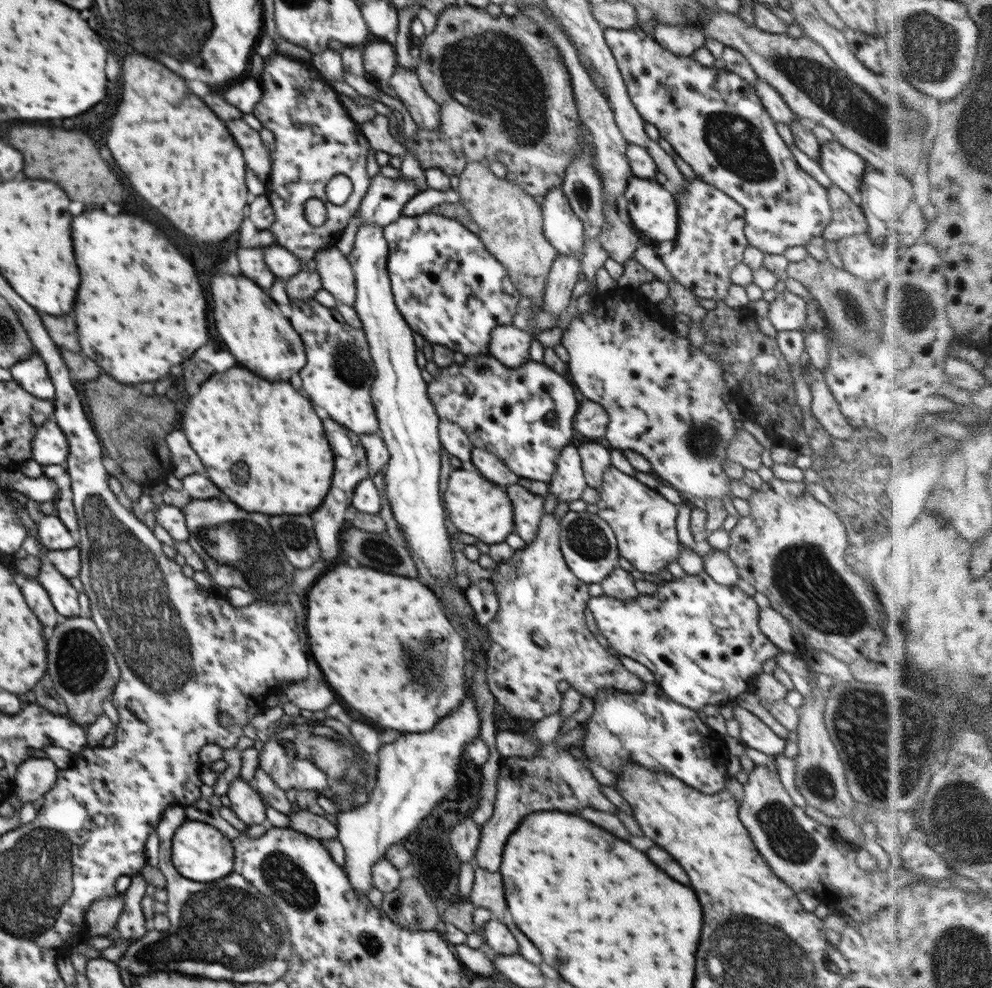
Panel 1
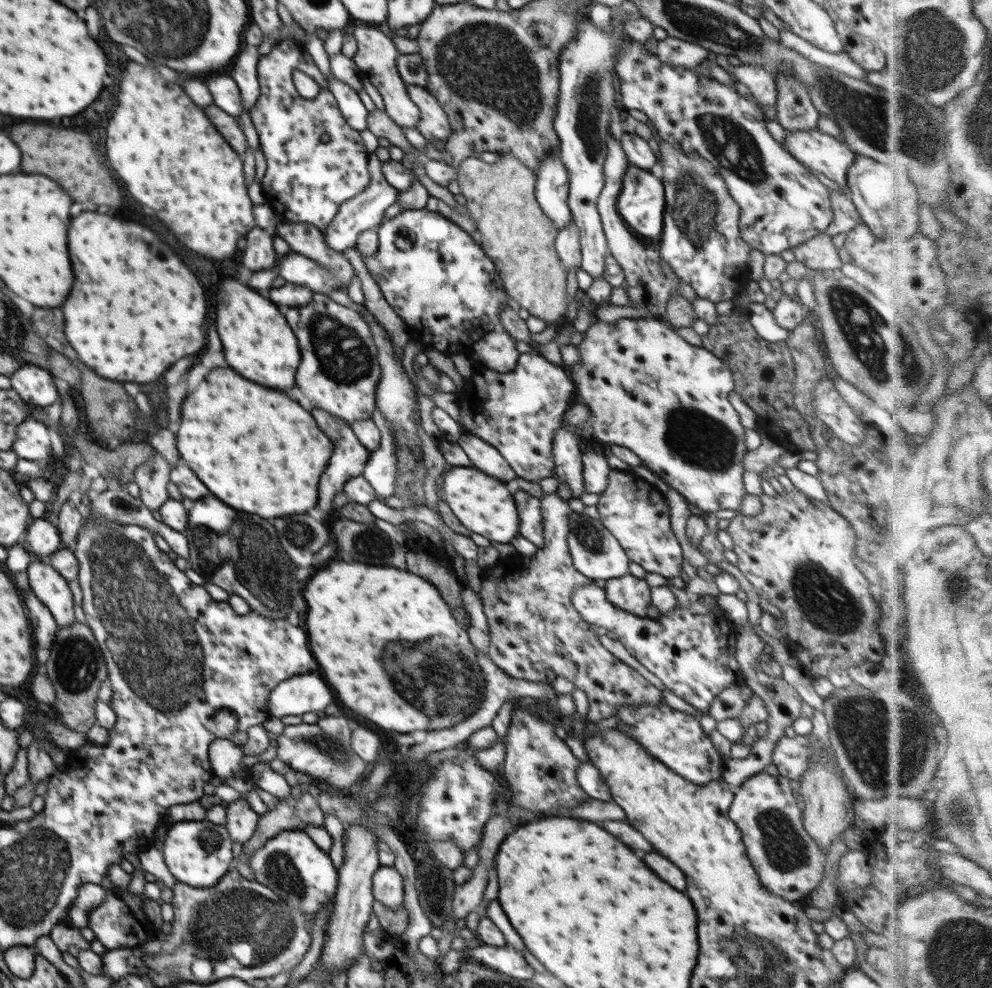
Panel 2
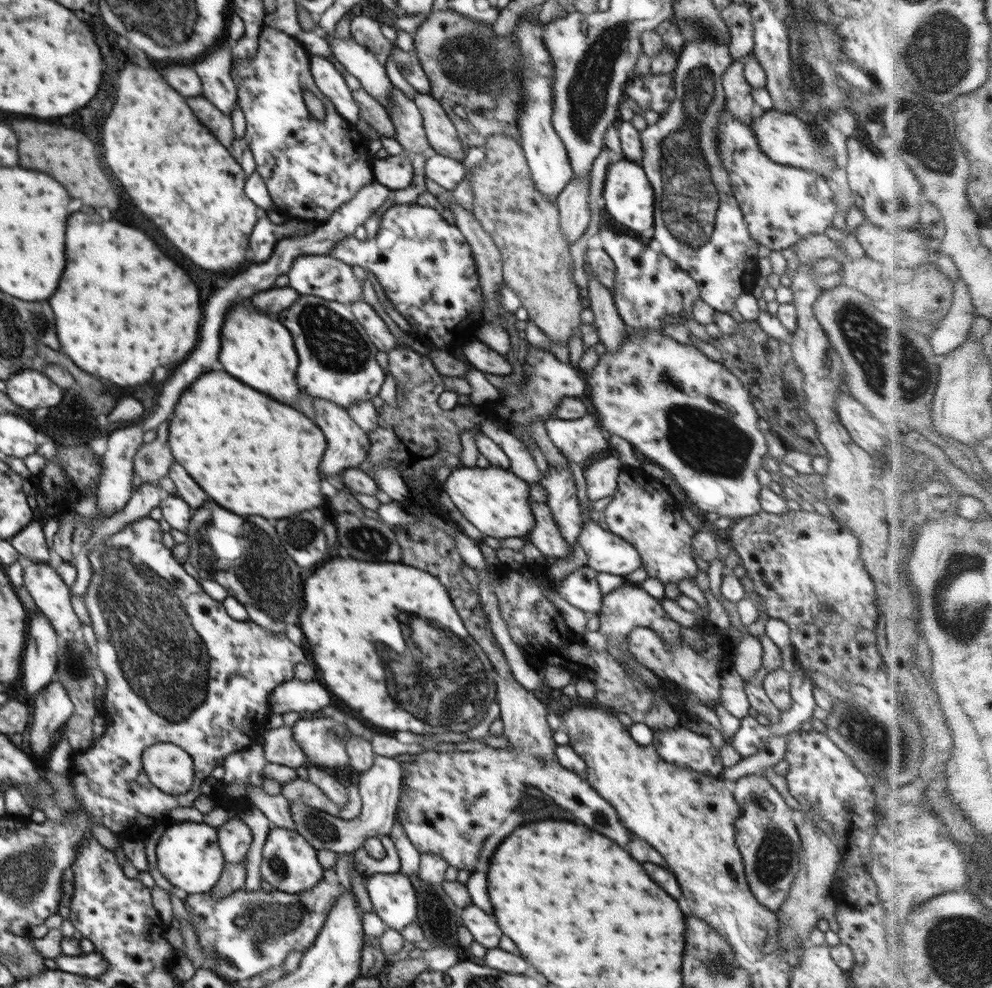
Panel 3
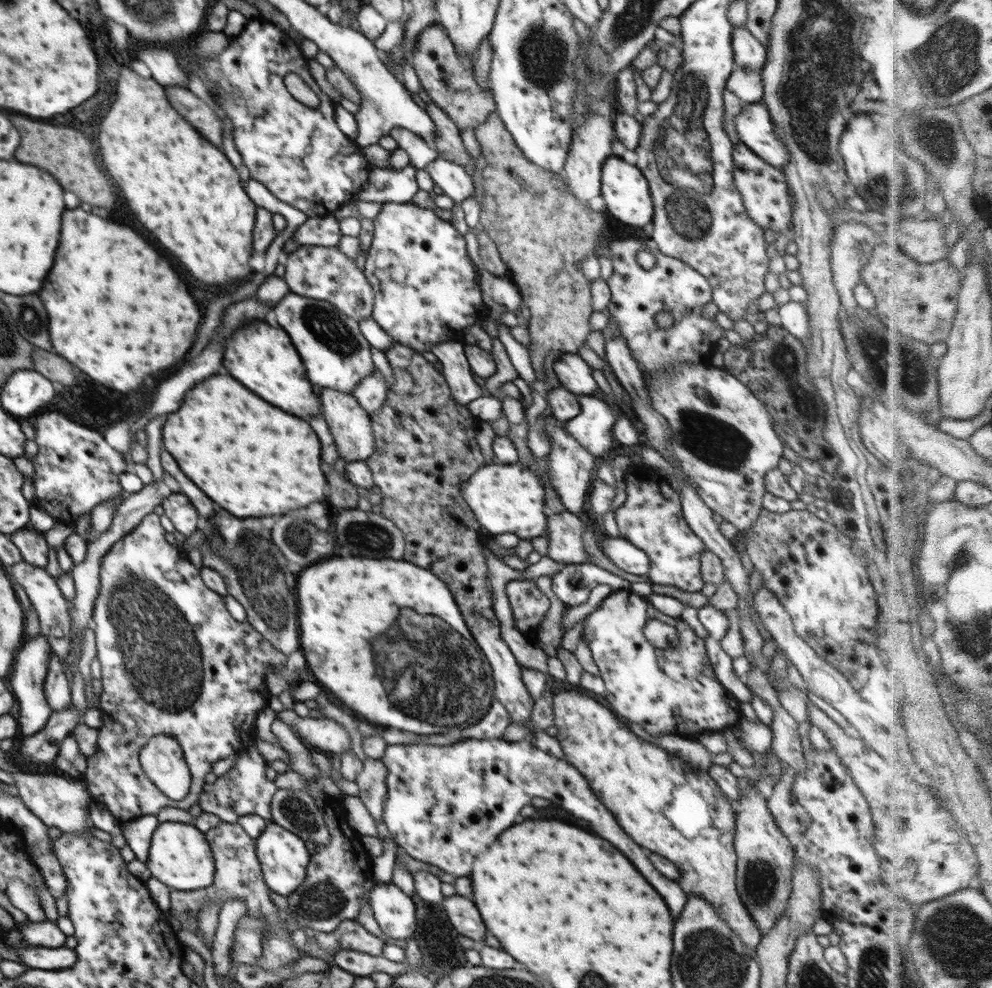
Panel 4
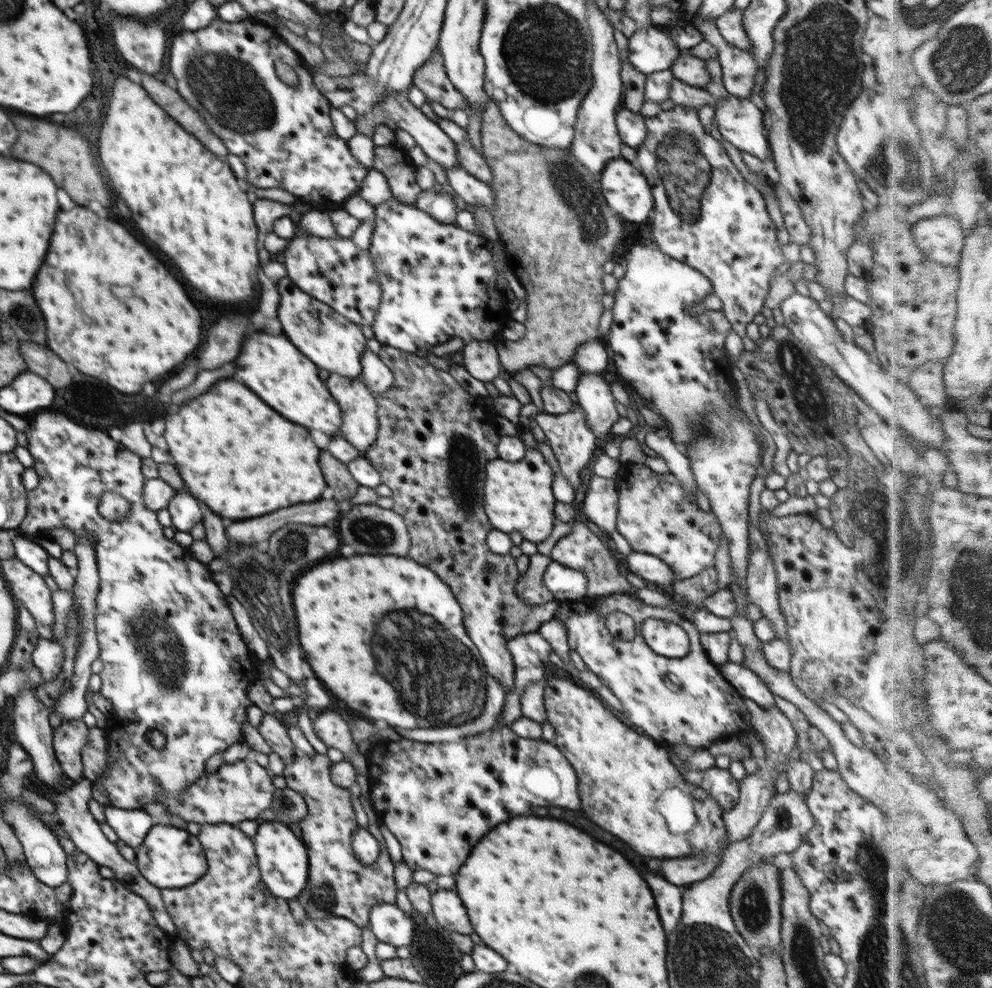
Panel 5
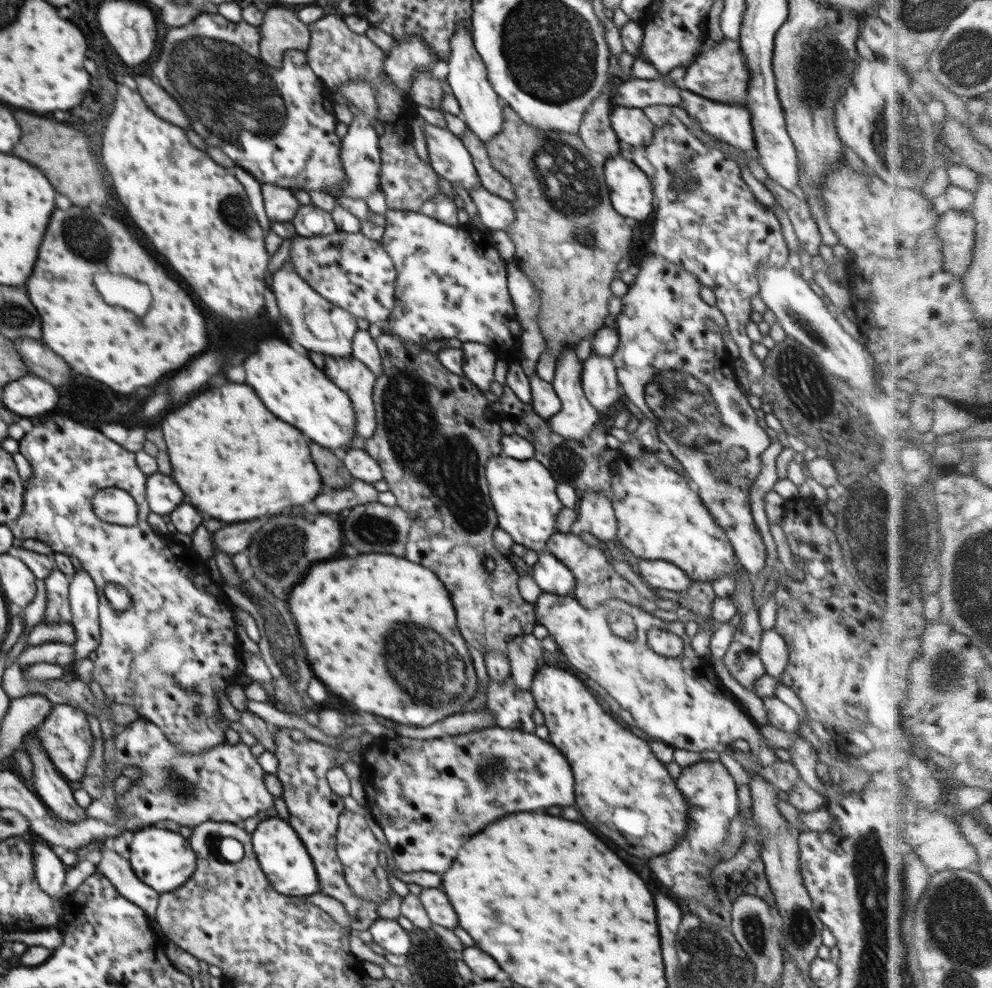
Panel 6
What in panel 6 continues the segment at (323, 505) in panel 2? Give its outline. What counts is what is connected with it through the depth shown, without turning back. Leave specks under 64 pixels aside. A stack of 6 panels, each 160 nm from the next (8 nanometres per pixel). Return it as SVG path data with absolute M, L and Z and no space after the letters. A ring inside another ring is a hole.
M353 355L349 356L349 358L343 358L342 356L325 356L325 368L323 371L352 401L355 414L355 433L360 436L360 438L370 438L377 427L375 404L372 396L373 386L375 385L377 376Z

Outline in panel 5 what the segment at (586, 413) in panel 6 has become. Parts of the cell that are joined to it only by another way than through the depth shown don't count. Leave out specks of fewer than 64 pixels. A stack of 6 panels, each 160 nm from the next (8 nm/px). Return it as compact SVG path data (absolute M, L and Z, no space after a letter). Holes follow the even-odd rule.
M570 392L569 395L573 400L573 409L562 415L547 416L540 414L536 419L537 424L543 430L547 442L551 446L551 458L554 464L560 468L560 473L568 479L570 486L574 490L582 484L582 471L594 456L594 449L597 447L597 438L591 434L591 430L585 421L585 414L582 407L577 402L575 394Z

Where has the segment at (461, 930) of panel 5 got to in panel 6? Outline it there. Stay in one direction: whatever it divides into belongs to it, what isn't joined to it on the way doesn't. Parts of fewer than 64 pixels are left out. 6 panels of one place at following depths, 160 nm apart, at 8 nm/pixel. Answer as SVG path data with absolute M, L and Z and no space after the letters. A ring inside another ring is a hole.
M423 888L418 898L432 923L449 929L459 926L456 911L442 888Z

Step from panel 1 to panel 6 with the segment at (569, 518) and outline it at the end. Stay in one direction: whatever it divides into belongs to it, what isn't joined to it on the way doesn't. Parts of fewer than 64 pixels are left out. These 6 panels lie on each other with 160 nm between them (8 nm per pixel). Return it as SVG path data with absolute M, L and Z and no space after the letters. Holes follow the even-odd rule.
M634 558L636 571L655 589L674 592L686 592L691 585L691 578L675 564L665 560L646 560Z

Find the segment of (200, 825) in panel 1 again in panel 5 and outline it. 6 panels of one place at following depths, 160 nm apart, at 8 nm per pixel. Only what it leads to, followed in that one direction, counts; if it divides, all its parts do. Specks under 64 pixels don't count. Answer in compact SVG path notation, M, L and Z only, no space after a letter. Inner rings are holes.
M154 825L144 842L135 849L135 862L144 878L160 889L184 888L206 874L208 863L199 838L174 825Z

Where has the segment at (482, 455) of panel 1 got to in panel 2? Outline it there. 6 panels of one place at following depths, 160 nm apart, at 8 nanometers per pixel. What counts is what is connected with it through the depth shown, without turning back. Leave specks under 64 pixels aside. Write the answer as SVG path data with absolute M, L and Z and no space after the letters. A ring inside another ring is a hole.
M463 430L457 443L468 455L473 467L477 470L506 484L514 484L517 475L508 465L506 459L500 455L497 448L490 446L490 444L484 442L481 438L465 432L465 430Z

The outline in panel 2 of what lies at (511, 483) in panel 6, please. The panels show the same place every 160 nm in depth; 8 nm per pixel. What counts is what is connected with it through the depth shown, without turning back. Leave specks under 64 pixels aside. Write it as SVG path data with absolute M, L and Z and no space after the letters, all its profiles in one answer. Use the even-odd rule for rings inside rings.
M453 467L443 477L445 502L466 529L482 535L491 542L502 544L509 543L514 536L519 535L520 514L514 501L513 485L488 476L475 467ZM508 488L512 488L512 494Z

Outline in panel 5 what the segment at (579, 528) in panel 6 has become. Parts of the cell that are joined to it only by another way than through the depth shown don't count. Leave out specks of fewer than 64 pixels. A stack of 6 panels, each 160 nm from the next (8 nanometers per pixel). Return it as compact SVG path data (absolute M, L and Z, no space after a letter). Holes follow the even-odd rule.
M592 476L582 510L586 518L612 534L617 530L618 490L615 479Z

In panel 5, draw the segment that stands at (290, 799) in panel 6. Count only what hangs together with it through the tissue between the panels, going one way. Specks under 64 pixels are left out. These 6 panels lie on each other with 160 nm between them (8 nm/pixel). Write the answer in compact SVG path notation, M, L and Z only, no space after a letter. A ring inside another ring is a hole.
M297 751L295 759L285 765L283 777L308 805L308 814L299 823L302 840L309 856L309 877L304 890L296 897L307 918L322 920L340 916L351 920L362 930L369 926L369 912L375 904L396 902L394 865L390 854L382 854L378 864L365 865L353 851L352 835L359 828L350 791L332 782L332 761L316 753L308 757Z

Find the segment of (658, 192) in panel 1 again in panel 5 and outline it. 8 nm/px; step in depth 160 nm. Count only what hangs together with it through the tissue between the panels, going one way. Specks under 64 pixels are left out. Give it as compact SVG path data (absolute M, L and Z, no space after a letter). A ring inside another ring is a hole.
M622 156L609 160L601 173L602 194L607 205L624 222L644 222L655 199L646 177Z

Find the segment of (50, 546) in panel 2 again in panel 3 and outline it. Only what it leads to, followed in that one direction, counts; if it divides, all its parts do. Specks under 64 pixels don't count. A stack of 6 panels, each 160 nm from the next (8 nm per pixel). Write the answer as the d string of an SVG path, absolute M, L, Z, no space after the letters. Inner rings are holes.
M32 521L8 541L22 555L25 562L46 563L50 558L43 525L39 522Z

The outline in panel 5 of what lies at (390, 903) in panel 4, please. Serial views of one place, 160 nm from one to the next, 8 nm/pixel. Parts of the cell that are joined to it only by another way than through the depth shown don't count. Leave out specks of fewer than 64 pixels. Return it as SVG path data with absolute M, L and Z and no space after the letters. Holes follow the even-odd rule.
M380 903L369 912L369 927L379 942L405 950L412 943L415 924L396 903Z

